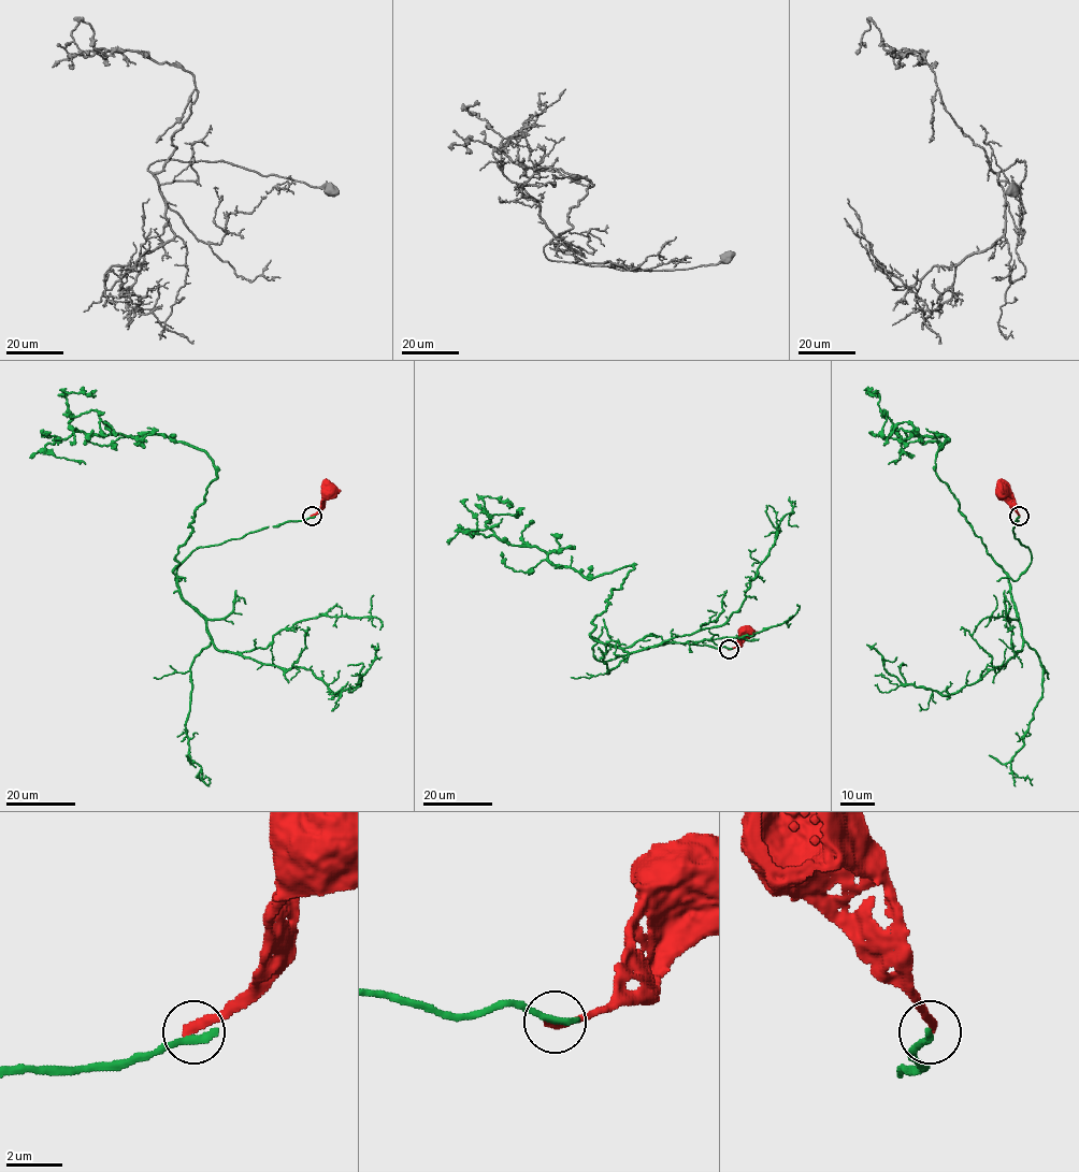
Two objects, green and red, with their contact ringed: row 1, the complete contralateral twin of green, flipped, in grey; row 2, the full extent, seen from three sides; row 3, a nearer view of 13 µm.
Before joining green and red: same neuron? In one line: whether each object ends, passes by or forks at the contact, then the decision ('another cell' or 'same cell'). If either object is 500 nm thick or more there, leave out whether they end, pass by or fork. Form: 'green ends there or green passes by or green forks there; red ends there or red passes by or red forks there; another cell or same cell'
green ends there; red ends there; another cell

